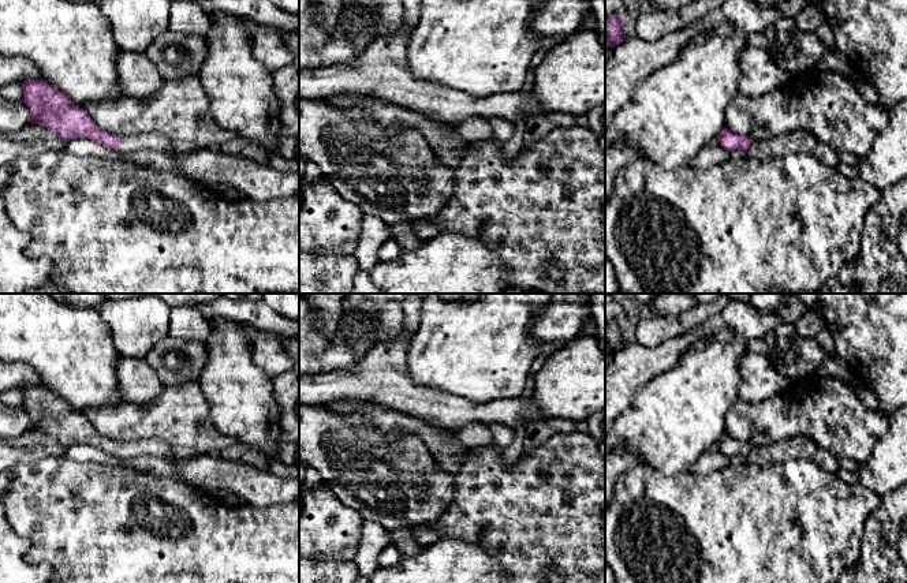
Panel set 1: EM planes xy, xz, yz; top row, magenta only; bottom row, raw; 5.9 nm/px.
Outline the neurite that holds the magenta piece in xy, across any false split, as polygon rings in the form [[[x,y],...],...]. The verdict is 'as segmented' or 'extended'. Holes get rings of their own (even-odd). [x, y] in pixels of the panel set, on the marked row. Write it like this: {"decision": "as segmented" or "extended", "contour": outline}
{"decision": "extended", "contour": [[[29,79],[22,83],[22,101],[30,111],[31,123],[55,131],[64,142],[87,138],[122,153],[157,150],[172,154],[171,141],[160,134],[137,134],[119,138],[101,130],[83,108],[76,106],[66,94],[44,79]]]}

